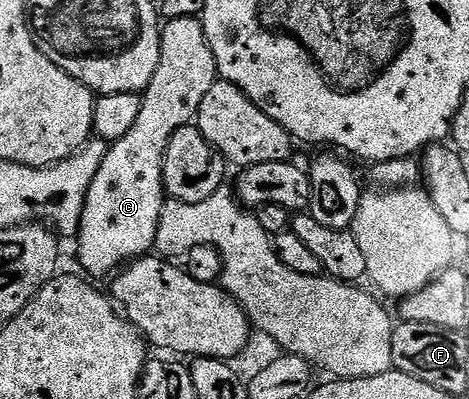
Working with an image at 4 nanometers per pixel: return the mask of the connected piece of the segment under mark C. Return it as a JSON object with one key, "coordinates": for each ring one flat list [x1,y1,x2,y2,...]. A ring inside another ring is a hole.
{"coordinates":[[199,17,170,18,162,26,159,38,161,59,157,63,157,71,153,71,149,87,141,94,141,109,137,119,121,139,110,142,105,159,101,167,97,167,97,175,93,175,89,191,85,195,77,242,79,241,79,261,84,269,82,272,92,273,87,274,92,278,103,277,106,273,114,274,131,262,148,256,155,249,157,227,165,204,163,160,169,147,169,139,173,139,173,131,192,124,198,118,201,99,205,99,209,87,213,87,217,80,213,51,205,39,203,22]]}

